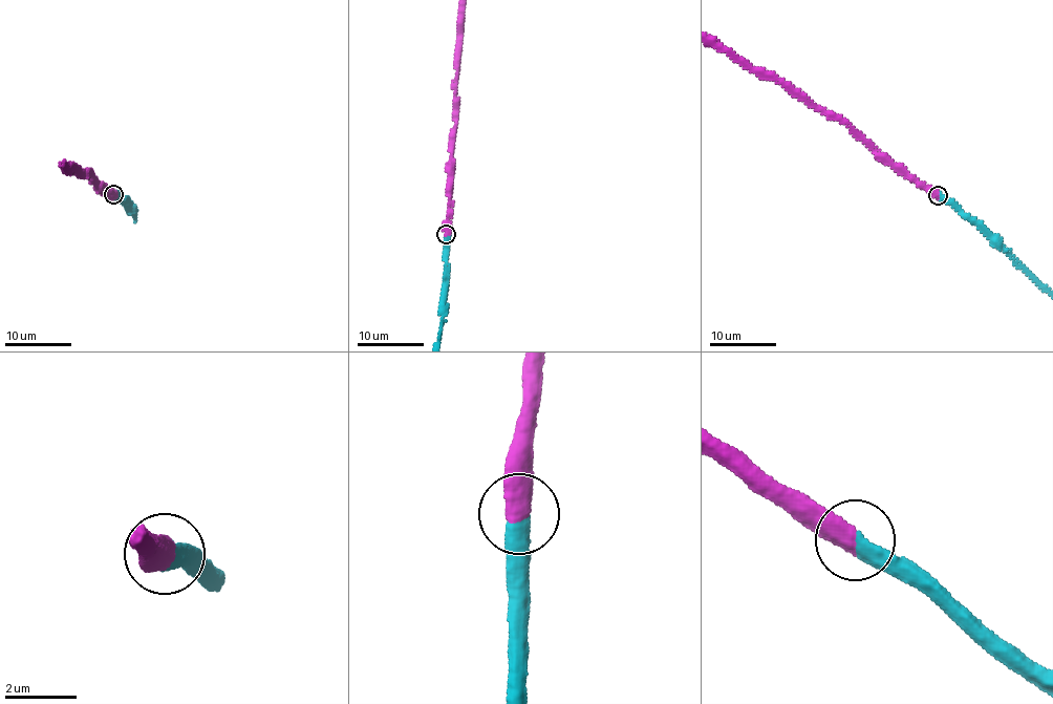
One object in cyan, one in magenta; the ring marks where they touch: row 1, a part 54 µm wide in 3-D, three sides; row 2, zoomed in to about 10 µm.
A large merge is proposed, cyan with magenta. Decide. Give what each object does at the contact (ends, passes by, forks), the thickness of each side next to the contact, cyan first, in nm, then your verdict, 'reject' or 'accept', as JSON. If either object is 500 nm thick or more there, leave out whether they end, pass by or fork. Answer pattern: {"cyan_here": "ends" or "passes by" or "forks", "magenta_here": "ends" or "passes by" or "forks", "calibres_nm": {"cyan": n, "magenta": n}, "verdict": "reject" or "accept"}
{"calibres_nm": {"cyan": 550, "magenta": 600}, "verdict": "accept"}

